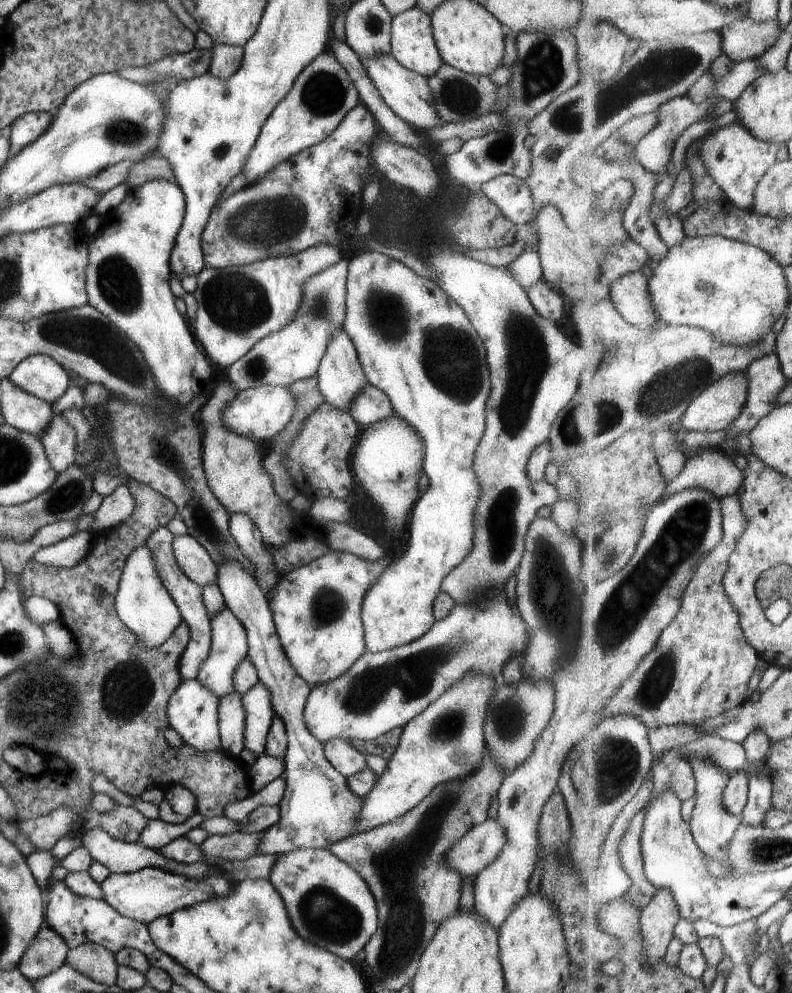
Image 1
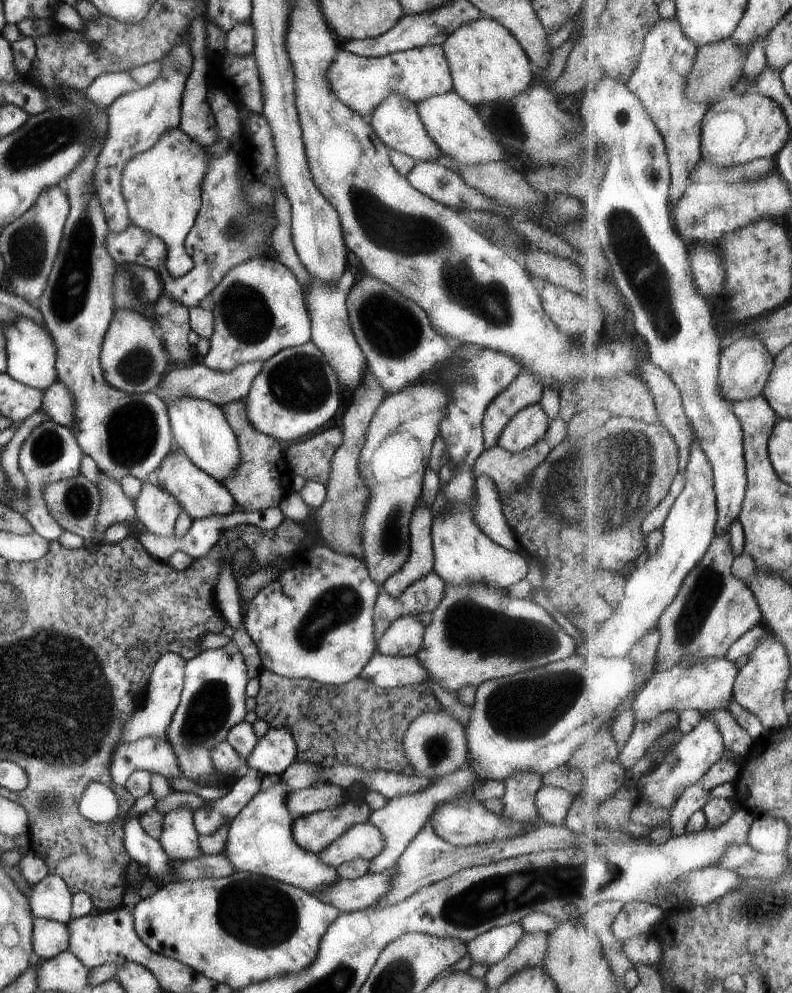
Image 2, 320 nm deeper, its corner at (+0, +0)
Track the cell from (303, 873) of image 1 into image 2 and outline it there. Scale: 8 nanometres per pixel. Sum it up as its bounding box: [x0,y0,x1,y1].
[223,778,339,897]

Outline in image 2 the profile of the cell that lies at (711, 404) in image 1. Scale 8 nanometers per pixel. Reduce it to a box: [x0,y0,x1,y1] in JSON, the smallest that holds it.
[719,336,774,404]

